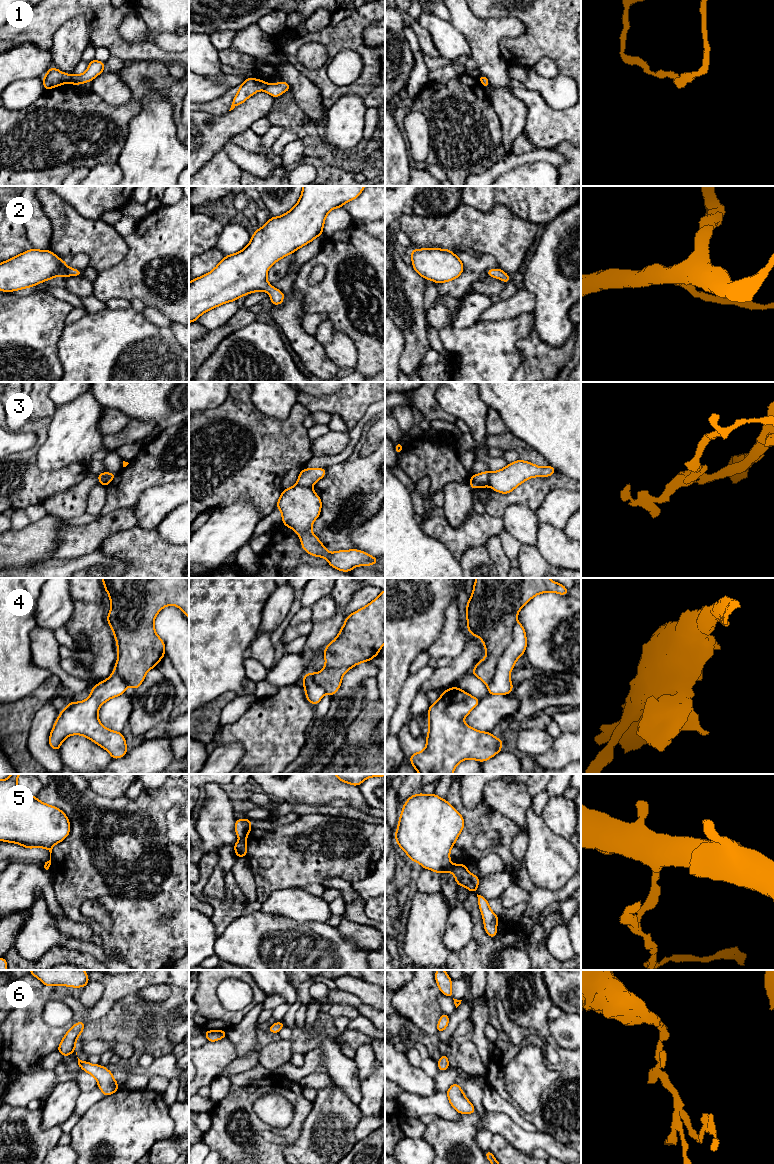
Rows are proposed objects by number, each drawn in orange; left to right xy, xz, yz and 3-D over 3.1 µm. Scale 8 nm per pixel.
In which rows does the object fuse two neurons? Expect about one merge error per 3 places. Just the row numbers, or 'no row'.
1, 3, 4, 5

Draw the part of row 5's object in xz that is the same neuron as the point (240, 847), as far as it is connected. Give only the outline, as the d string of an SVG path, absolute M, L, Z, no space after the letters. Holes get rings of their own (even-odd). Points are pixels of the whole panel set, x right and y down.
M240 839L237 843L233 844L236 857L247 857L247 841Z

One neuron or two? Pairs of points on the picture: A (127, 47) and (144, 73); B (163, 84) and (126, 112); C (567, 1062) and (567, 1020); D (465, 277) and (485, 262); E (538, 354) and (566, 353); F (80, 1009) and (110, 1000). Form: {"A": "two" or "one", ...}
{"A": "two", "B": "one", "C": "two", "D": "one", "E": "one", "F": "one"}

